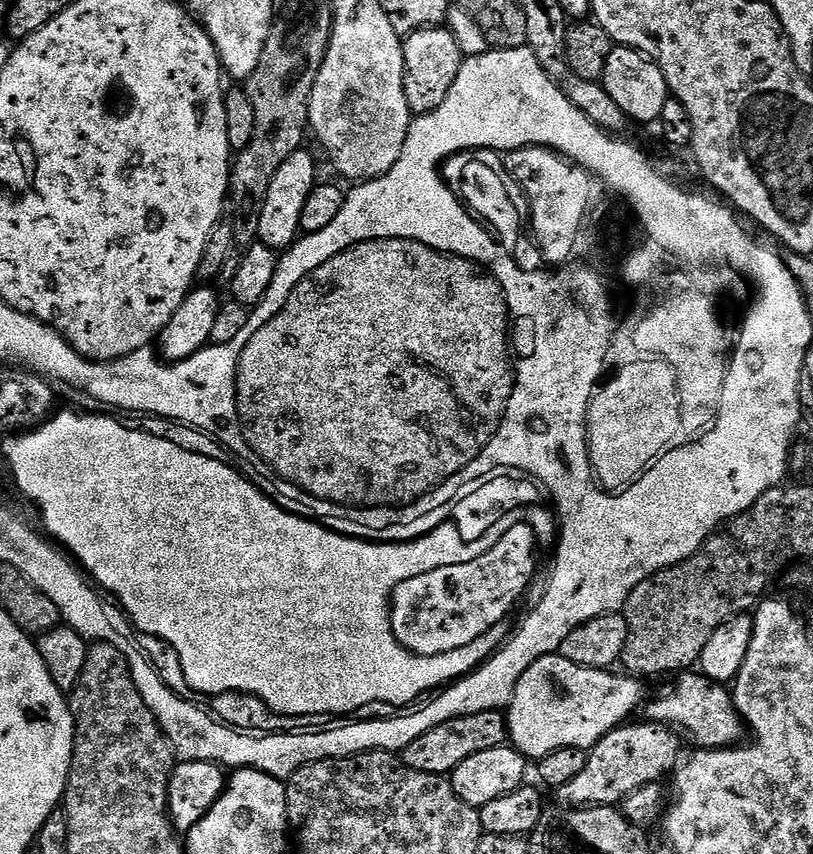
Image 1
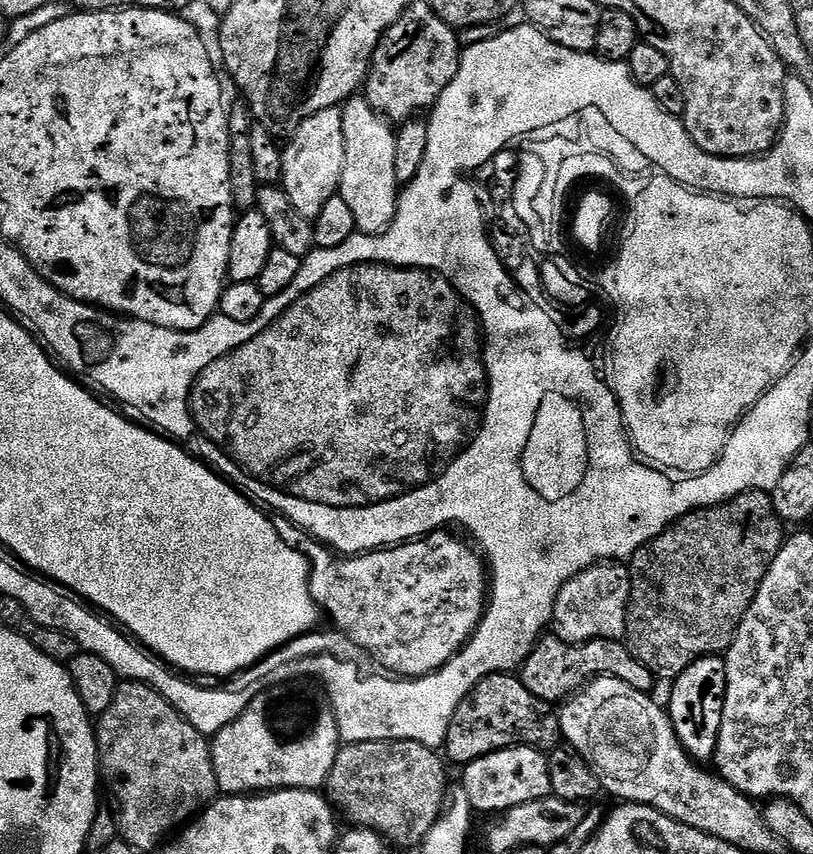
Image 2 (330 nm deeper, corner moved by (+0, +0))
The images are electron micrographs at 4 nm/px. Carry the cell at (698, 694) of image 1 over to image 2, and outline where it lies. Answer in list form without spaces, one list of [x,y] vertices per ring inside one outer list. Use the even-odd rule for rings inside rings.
[[[554,634],[545,635],[536,643],[532,653],[520,665],[518,675],[526,690],[534,694],[534,698],[542,698],[553,706],[567,701],[597,676],[613,676],[626,682],[626,686],[634,686],[634,690],[639,692],[651,693],[652,684],[654,685],[652,672],[634,658],[627,643],[618,640],[591,640],[585,644],[567,644]]]

